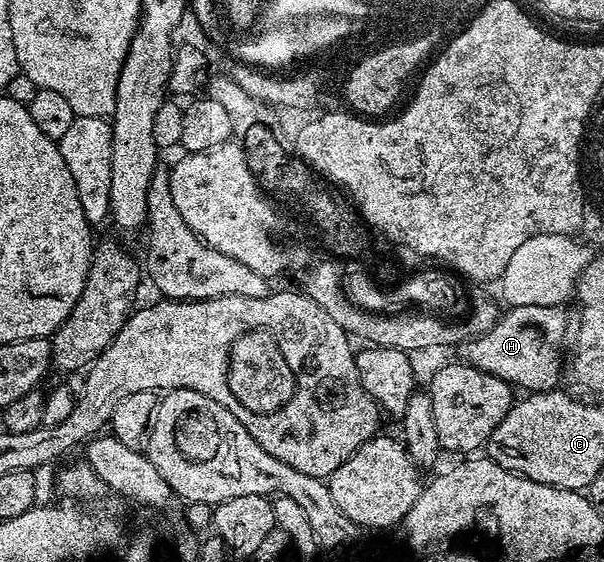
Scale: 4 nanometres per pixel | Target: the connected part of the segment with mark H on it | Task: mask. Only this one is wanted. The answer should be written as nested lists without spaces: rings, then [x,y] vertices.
[[[511,305],[499,316],[498,322],[487,333],[463,341],[460,346],[461,360],[485,373],[504,379],[511,387],[517,387],[527,394],[549,393],[555,388],[558,376],[564,373],[562,344],[567,344],[566,313],[562,305]]]

